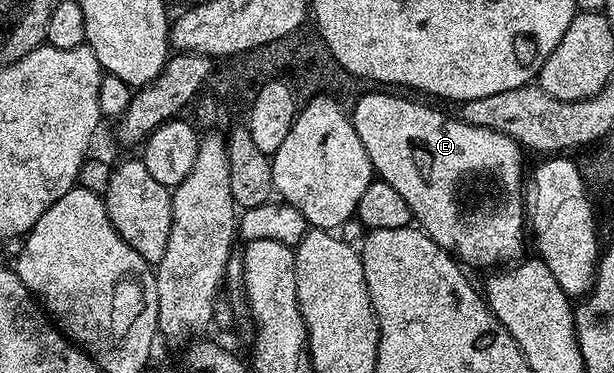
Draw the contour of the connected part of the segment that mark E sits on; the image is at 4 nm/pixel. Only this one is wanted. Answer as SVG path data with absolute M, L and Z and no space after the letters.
M376 90L380 92L368 92L365 96L360 96L356 100L356 105L350 108L350 119L358 138L362 138L362 146L366 146L366 154L372 163L373 173L379 179L385 180L410 206L415 223L419 225L440 248L445 248L452 253L453 257L461 265L472 268L495 269L497 266L508 266L519 261L525 255L524 236L526 240L526 209L524 207L524 194L526 191L526 168L524 172L524 156L519 144L511 140L506 134L495 132L493 128L483 128L482 126L470 126L459 118L451 120L448 116L443 116L436 108L427 108L424 104L415 104L412 100L407 100L404 96L391 96L391 91Z

